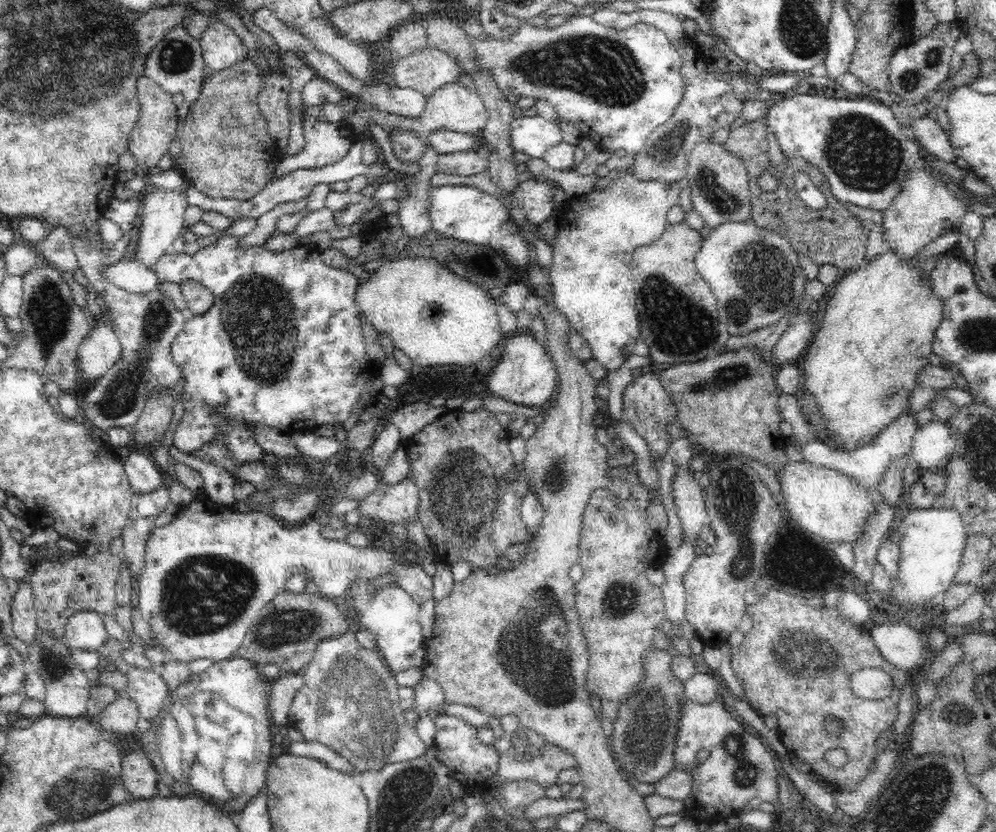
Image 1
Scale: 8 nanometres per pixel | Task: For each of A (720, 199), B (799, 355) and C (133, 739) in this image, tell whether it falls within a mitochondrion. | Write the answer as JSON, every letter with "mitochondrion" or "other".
{"A":"mitochondrion","B":"other","C":"other"}

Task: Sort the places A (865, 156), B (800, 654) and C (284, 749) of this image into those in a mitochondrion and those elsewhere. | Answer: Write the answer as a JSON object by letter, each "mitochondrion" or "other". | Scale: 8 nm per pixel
{"A":"mitochondrion","B":"mitochondrion","C":"other"}

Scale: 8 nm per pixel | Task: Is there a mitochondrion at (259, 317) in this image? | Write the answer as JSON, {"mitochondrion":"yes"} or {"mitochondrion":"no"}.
{"mitochondrion":"yes"}

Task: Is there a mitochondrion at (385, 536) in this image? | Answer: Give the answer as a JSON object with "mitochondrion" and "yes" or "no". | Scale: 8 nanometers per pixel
{"mitochondrion":"no"}

